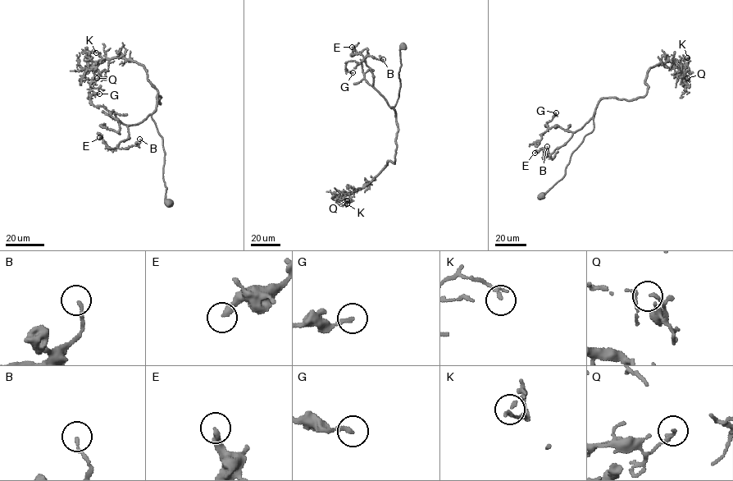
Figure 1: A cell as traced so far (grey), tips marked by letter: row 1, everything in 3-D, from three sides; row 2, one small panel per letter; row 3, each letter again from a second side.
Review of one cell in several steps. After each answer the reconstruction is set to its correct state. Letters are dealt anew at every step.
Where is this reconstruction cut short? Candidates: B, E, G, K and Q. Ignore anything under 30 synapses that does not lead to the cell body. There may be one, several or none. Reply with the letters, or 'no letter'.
no letter

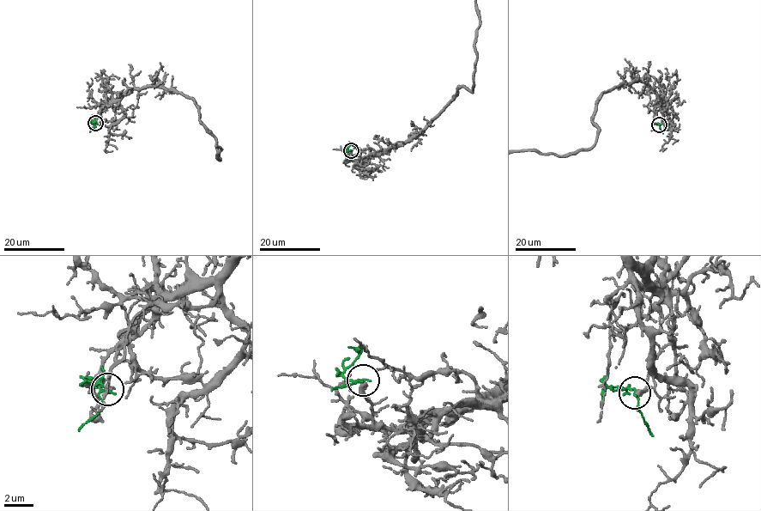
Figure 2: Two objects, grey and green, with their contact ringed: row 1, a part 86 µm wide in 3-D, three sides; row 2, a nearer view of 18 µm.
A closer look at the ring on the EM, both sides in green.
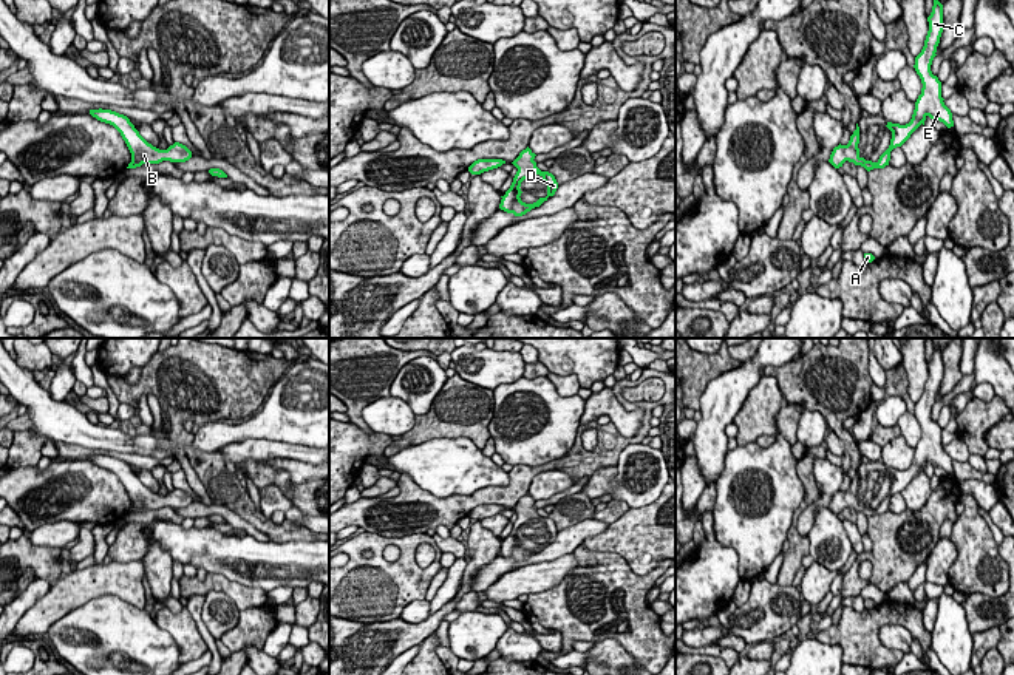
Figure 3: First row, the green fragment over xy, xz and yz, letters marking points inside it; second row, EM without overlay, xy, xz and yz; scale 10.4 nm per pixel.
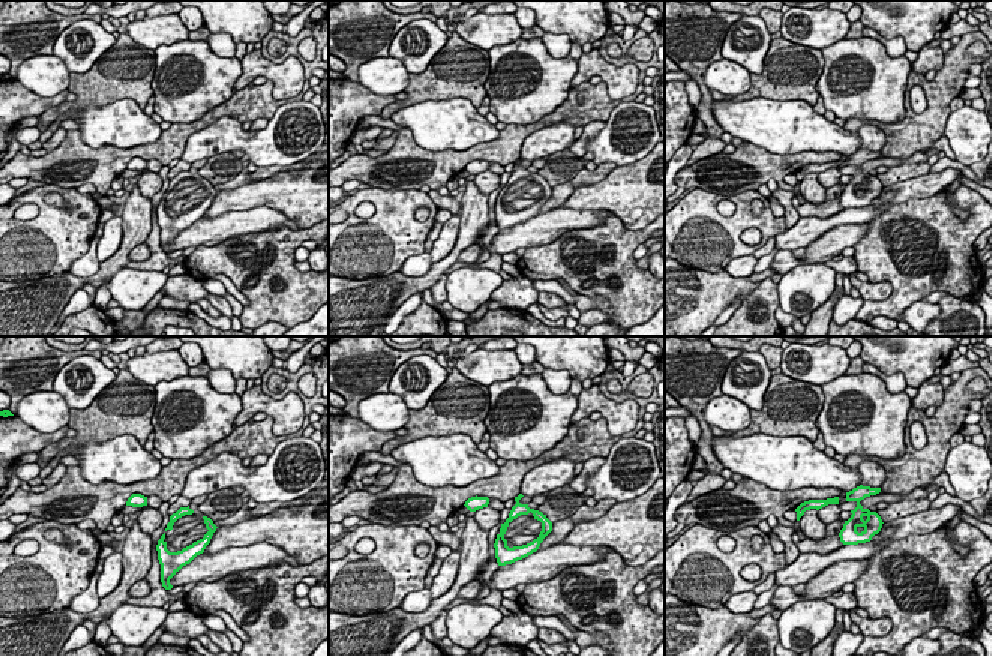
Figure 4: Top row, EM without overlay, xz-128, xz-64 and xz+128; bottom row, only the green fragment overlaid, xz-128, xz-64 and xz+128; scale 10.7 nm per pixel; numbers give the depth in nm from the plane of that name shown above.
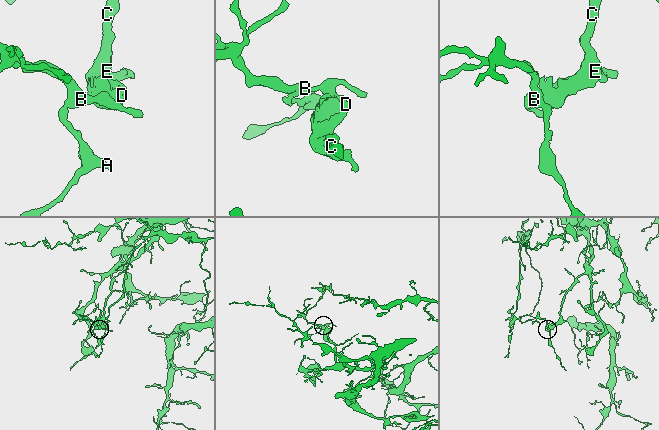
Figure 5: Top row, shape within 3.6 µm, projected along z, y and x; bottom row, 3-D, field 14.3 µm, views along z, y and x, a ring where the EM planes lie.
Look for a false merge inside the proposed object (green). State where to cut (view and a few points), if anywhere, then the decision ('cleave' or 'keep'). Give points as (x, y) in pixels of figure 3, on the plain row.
no cut; keep

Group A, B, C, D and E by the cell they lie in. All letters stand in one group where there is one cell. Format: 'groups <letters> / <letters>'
groups A B C D E

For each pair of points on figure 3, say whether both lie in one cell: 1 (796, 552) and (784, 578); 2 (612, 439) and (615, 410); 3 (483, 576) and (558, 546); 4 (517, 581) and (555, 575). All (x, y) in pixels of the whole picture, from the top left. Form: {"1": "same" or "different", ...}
{"1": "same", "2": "different", "3": "same", "4": "same"}

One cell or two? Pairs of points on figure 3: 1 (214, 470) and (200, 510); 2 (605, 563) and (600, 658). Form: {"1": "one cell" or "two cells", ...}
{"1": "two cells", "2": "two cells"}

